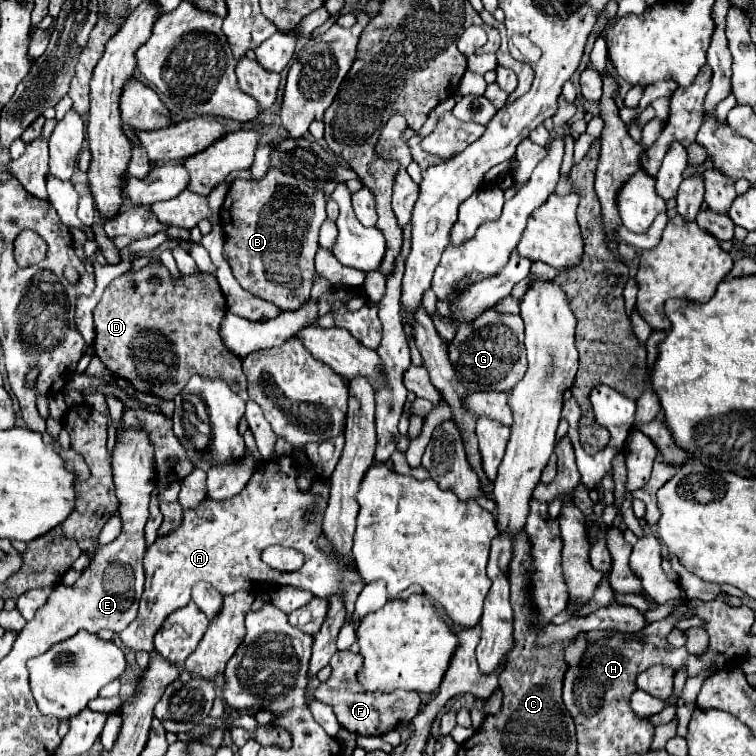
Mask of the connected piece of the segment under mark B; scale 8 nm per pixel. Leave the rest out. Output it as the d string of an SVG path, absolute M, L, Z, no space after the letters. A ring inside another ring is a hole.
M268 169L258 181L236 179L220 209L224 259L246 291L274 303L282 311L294 311L310 297L316 277L314 255L318 251L318 231L324 221L324 193L310 189L292 175Z

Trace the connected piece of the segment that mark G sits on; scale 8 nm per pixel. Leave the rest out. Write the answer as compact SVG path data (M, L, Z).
M494 309L484 311L474 323L458 327L456 337L448 345L448 357L454 367L456 379L468 393L474 391L502 391L508 393L518 379L526 373L526 351L524 351L524 323L520 315L496 313Z

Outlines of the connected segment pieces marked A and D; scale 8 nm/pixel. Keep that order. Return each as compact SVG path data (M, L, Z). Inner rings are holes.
M272 457L270 461L264 461L254 475L250 477L250 481L246 483L246 487L234 495L232 499L226 501L202 501L198 507L192 509L184 509L184 519L180 523L180 527L176 527L172 533L162 535L154 541L152 547L146 549L144 555L144 571L146 571L146 587L144 587L144 595L140 599L140 611L134 619L134 623L130 623L130 627L126 627L120 633L120 641L128 647L128 649L146 649L152 651L152 637L154 633L160 629L162 621L176 609L184 607L190 601L190 593L192 587L198 581L206 581L210 583L216 591L220 591L222 595L230 595L234 591L264 591L268 587L274 585L294 585L300 589L308 589L312 591L316 597L330 597L336 593L344 595L344 603L348 607L348 619L352 617L354 611L354 601L360 595L364 581L360 579L360 575L356 573L354 567L346 567L346 561L334 561L334 557L330 555L330 547L328 541L322 535L322 513L326 509L326 497L328 497L328 489L330 489L330 481L324 477L316 475L316 481L312 485L312 489L308 493L300 493L296 491L296 463L292 457ZM308 509L314 509L316 515L314 517L304 517L304 513ZM270 543L284 543L286 547L294 547L298 551L304 553L306 563L300 571L296 573L280 573L280 571L272 571L266 567L266 563L262 561L262 551L266 549L266 545Z
M142 267L136 273L124 273L118 279L114 279L104 295L98 307L94 309L94 323L96 323L96 339L94 349L98 359L104 363L104 367L126 381L130 381L140 391L150 391L156 397L162 399L174 399L188 383L190 377L200 375L202 379L222 379L234 393L240 389L246 389L246 377L242 373L242 357L234 355L220 337L220 321L224 313L228 311L224 293L216 281L214 273L192 273L192 275L180 275L180 279L172 279L170 273L164 275L164 271L158 271L156 267ZM158 275L160 285L158 289L150 287L148 277Z

